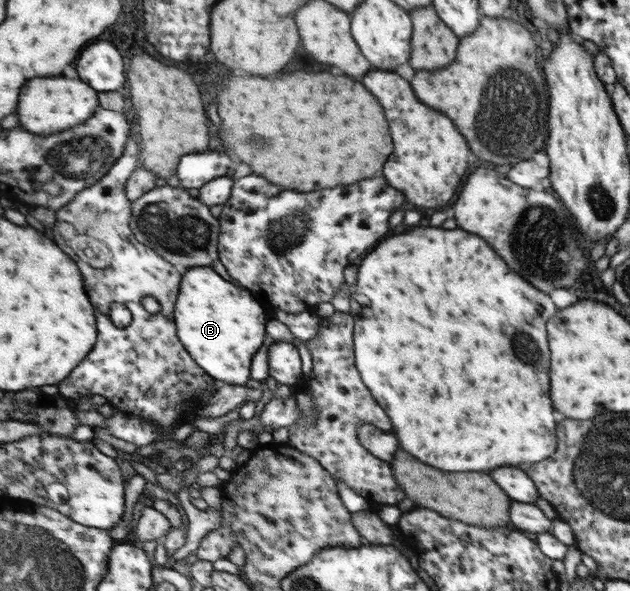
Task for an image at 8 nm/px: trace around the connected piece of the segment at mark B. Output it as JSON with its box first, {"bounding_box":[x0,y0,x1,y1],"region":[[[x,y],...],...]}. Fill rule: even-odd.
{"bounding_box":[176,266,269,386],"region":[[[213,266],[193,267],[183,275],[176,315],[182,343],[215,380],[245,386],[252,377],[252,359],[266,339],[269,311],[264,311],[252,292],[220,277]]]}

